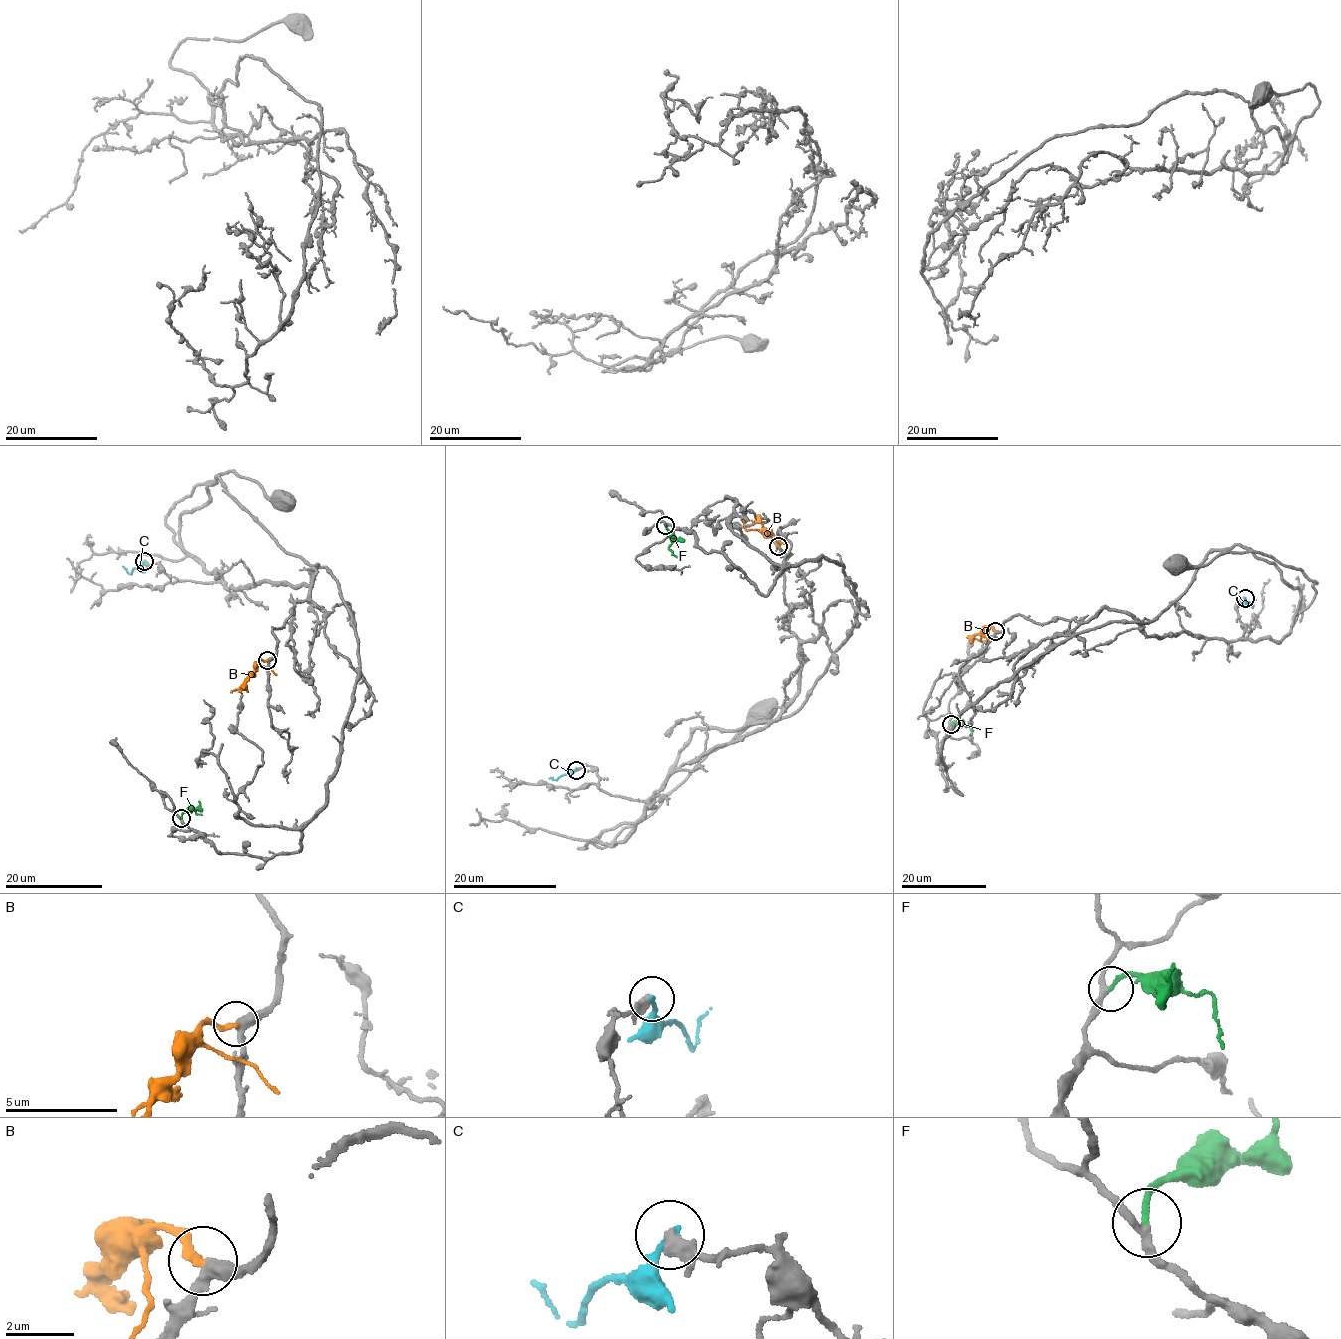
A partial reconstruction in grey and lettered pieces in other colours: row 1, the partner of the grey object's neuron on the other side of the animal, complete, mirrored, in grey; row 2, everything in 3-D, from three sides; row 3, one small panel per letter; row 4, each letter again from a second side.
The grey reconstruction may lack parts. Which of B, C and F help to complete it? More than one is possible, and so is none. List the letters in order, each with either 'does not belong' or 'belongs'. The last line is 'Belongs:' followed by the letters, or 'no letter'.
B: does not belong
C: does not belong
F: belongs
Belongs: F

